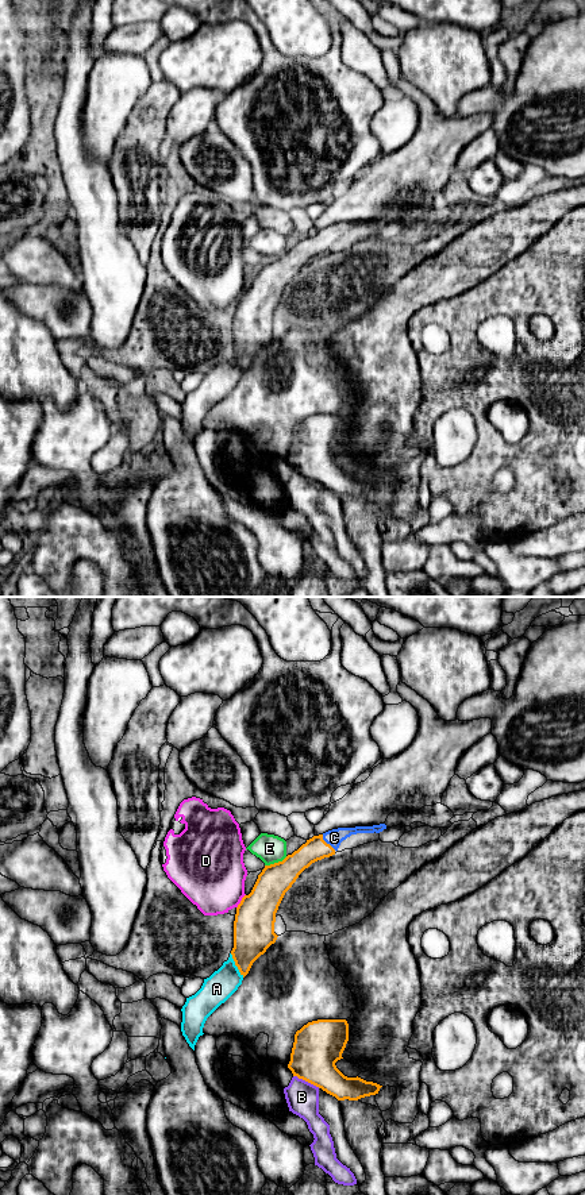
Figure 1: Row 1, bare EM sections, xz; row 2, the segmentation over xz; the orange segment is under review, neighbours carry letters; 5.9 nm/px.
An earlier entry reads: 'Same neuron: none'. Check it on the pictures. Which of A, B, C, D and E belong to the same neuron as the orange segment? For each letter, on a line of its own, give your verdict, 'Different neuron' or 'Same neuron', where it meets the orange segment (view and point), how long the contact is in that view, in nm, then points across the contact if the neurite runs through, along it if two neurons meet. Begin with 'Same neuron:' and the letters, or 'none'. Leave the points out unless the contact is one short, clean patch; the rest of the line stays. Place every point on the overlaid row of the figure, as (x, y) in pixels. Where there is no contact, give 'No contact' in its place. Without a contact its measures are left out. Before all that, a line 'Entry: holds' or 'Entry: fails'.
Entry: fails
Same neuron: C
A: Different neuron. Touches orange at xz (235, 964). Shared border 170 nm
B: Different neuron. Touches orange at xz (307, 1080). Shared border 180 nm. Boundary: xz (293, 1075), (319, 1087)
C: Same neuron. Touches orange at xz (326, 843). Shared border 130 nm. Path across: xz (315, 848), (326, 843), (334, 837)
D: Different neuron. Touches orange at xz (241, 901). Shared border 100 nm. Boundary: xz (245, 894), (237, 908)
E: Different neuron. Touches orange at xz (276, 863). Shared border 150 nm. Boundary: xz (287, 856), (265, 866)

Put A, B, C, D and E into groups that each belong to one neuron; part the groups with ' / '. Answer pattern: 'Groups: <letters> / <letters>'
Groups: A / B / C / D / E

